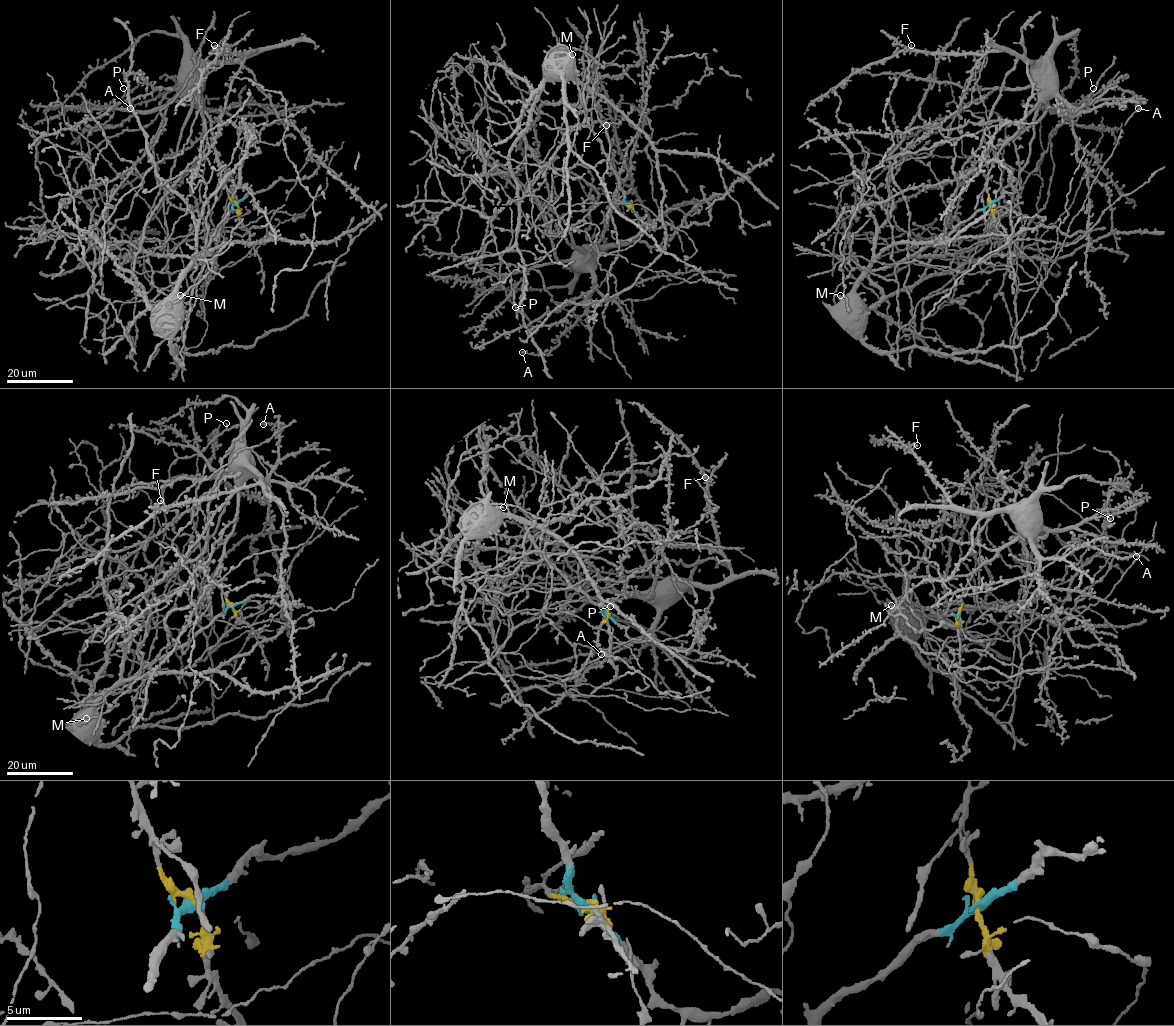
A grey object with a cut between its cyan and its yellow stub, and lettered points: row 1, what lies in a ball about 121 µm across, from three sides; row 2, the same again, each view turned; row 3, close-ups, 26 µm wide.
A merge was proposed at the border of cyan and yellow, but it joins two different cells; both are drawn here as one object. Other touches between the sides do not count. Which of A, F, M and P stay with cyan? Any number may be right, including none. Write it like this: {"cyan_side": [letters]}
{"cyan_side": ["M", "P"]}

